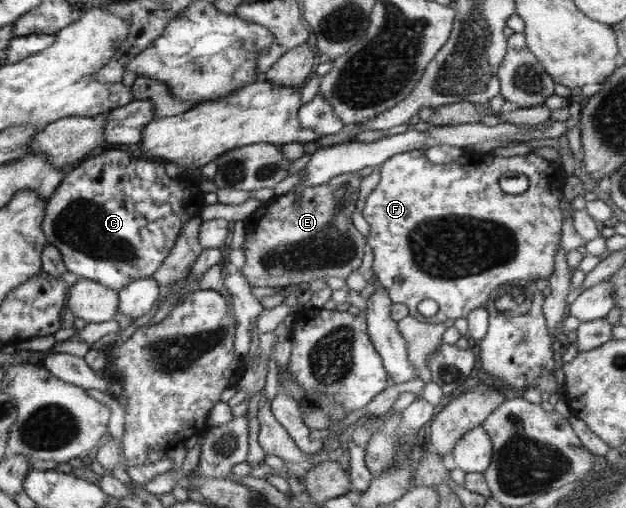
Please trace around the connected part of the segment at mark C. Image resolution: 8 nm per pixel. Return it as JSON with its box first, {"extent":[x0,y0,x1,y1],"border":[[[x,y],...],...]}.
{"extent":[43,147,205,291],"border":[[[110,147],[109,150],[105,149],[104,152],[101,150],[97,157],[87,157],[85,161],[83,160],[79,163],[77,169],[73,169],[71,173],[65,175],[61,186],[55,191],[52,198],[47,201],[46,219],[44,219],[43,229],[46,233],[48,243],[57,247],[61,252],[63,264],[69,272],[75,274],[78,278],[94,280],[96,283],[102,284],[105,287],[119,291],[133,281],[152,278],[155,272],[159,271],[159,268],[162,267],[162,264],[169,257],[170,251],[177,245],[177,239],[180,237],[183,227],[190,219],[195,219],[195,216],[199,216],[203,205],[205,203],[203,203],[203,191],[201,191],[201,187],[199,185],[187,185],[181,177],[171,179],[165,173],[165,163],[162,161],[133,157],[129,151]]]}

